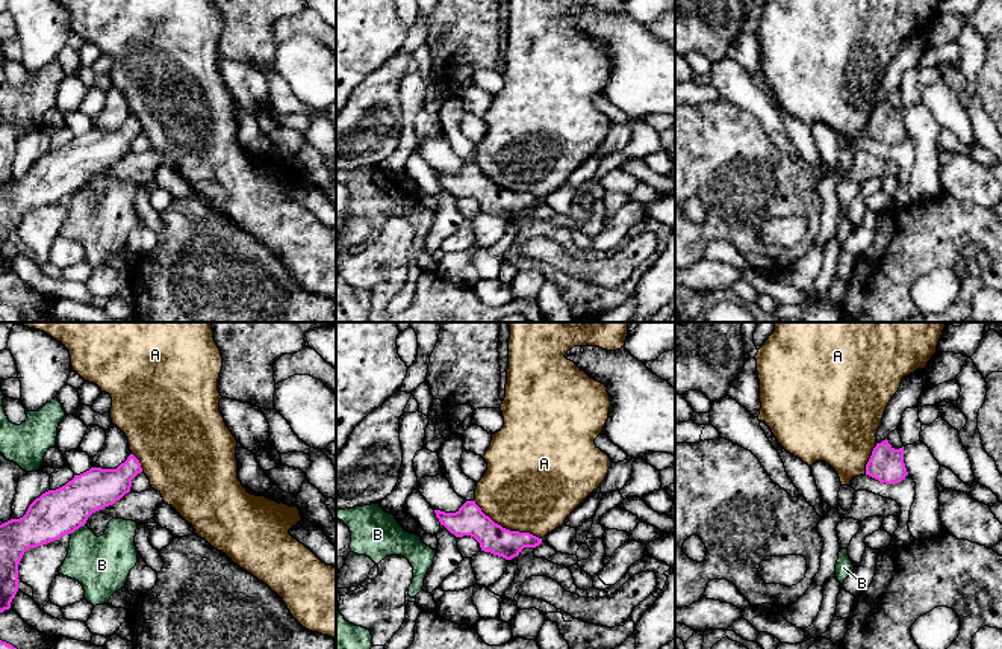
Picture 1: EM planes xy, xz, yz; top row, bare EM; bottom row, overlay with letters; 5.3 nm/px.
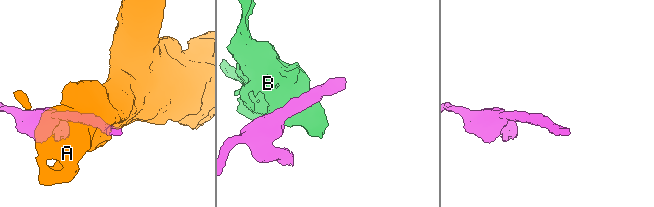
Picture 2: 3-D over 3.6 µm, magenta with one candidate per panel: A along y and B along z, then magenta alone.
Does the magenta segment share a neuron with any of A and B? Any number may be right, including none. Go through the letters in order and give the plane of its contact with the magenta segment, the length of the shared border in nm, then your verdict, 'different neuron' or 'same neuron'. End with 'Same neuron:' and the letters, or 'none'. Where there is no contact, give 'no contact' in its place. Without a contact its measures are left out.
A: meets magenta in xz; contact 420 nm long; different neuron
B: meets magenta in xy; contact 100 nm long; different neuron
Same neuron: none

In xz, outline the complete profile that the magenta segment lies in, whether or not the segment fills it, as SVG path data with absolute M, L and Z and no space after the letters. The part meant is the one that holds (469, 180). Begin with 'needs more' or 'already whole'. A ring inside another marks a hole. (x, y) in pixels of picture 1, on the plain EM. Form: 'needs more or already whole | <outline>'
already whole | M466 162L456 174L434 171L440 186L443 186L456 198L471 197L481 212L512 221L519 216L524 209L536 209L542 200L530 195L510 192L495 185L486 177L475 162Z

